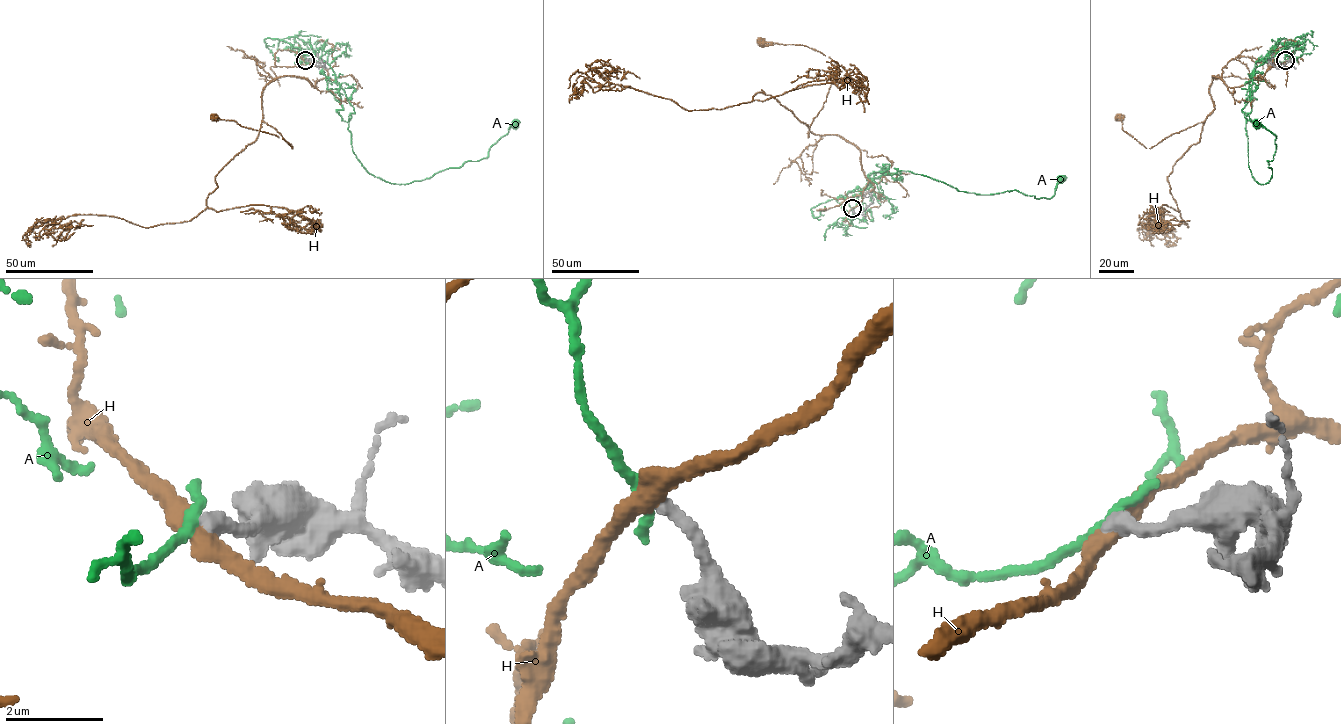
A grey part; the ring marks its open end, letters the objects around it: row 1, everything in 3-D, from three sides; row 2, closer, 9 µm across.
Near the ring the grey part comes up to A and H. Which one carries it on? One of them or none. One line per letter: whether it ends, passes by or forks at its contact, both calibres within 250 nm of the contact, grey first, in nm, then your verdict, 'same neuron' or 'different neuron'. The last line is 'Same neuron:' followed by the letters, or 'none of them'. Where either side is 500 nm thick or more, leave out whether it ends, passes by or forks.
A: it ends | 320/280 nm | different neuron
H: it passes by | 320/400 nm | different neuron
Same neuron: none of them

